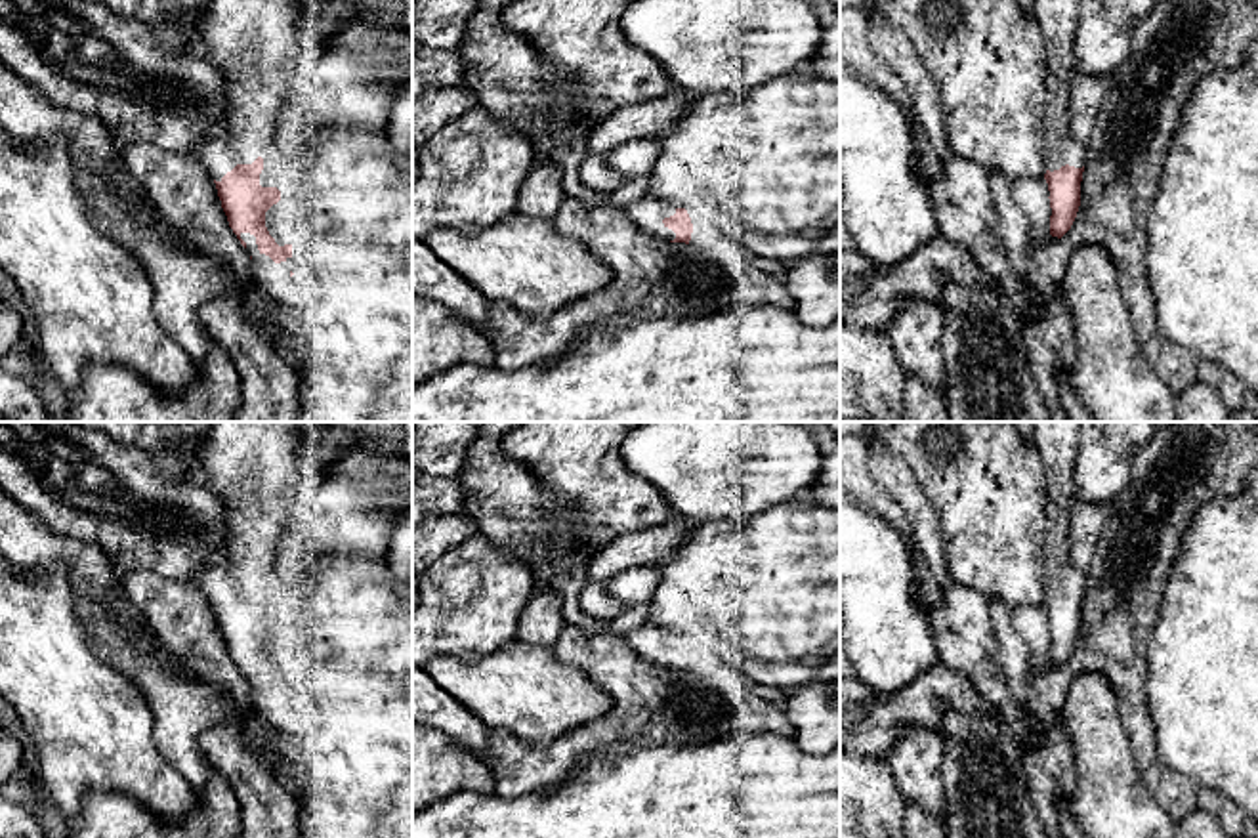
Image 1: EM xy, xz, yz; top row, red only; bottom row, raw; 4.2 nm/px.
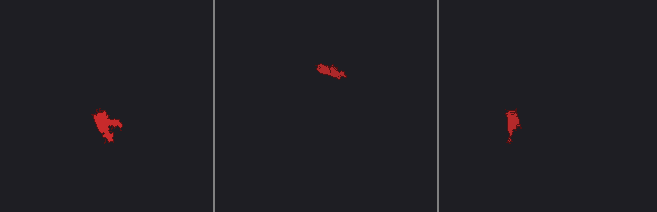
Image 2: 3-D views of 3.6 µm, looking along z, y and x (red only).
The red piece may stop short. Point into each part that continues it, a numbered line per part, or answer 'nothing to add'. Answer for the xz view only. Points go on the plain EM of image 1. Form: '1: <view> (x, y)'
1: xz (648, 642)

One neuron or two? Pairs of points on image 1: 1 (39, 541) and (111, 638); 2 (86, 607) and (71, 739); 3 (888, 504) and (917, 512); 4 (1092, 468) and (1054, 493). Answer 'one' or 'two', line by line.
1: one
2: two
3: two
4: two

